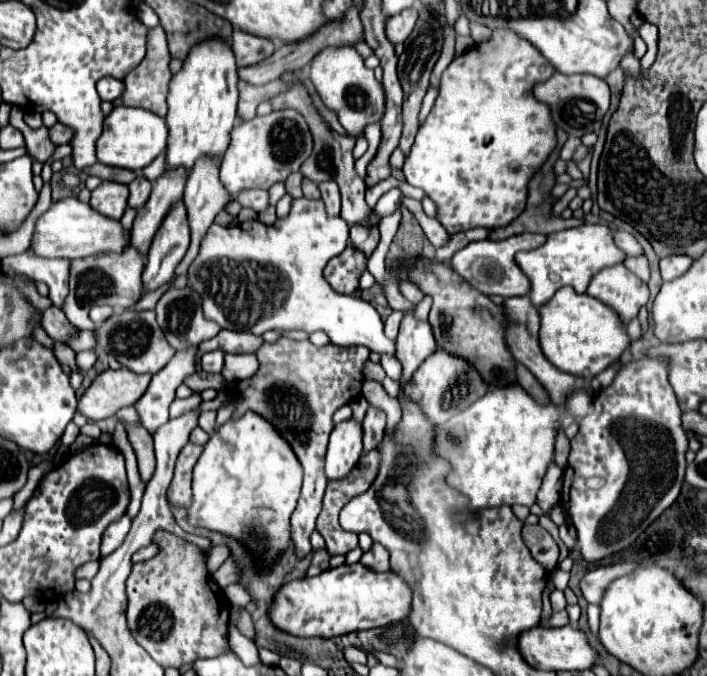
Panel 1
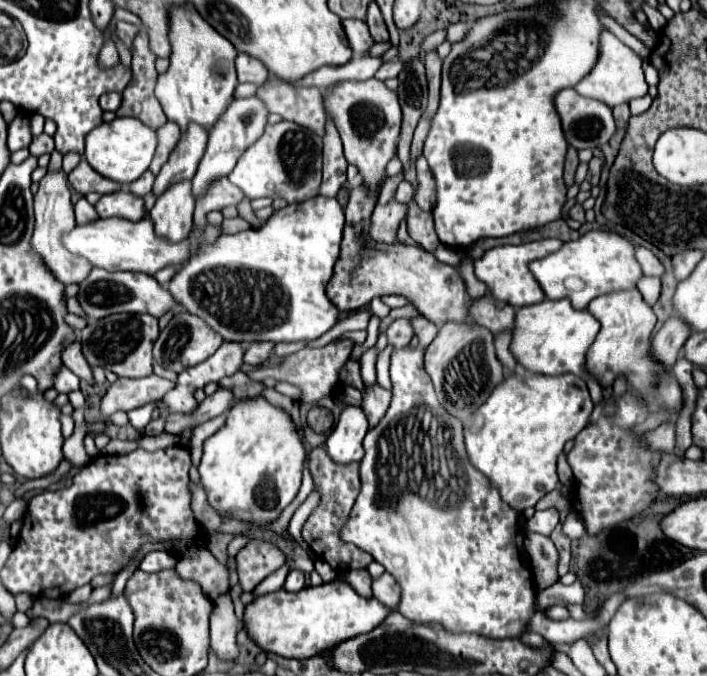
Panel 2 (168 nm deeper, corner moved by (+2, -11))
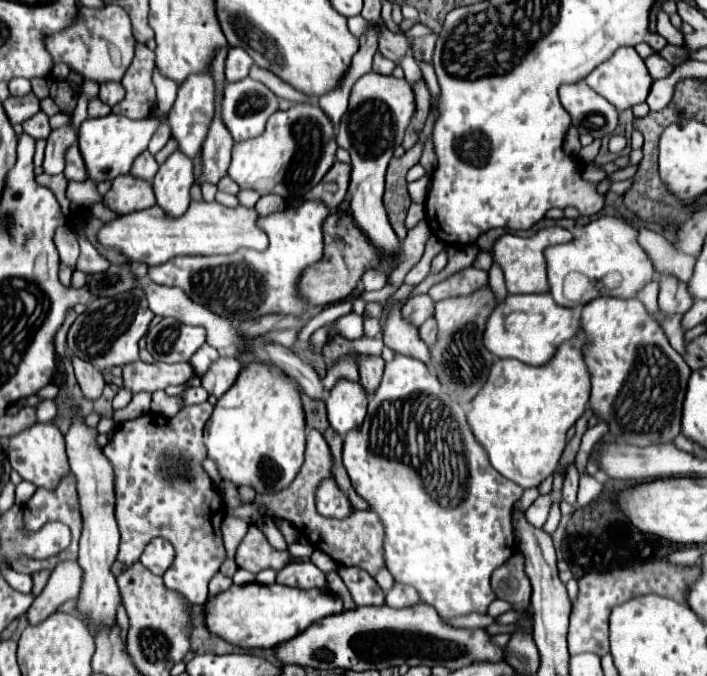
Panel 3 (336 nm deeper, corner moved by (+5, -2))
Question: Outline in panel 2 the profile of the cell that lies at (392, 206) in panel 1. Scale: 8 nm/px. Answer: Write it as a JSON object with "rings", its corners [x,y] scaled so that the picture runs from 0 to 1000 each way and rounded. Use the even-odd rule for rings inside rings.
{"rings":[[[570,268],[559,286],[559,294],[564,294],[564,300],[579,300],[584,291],[584,271]]]}

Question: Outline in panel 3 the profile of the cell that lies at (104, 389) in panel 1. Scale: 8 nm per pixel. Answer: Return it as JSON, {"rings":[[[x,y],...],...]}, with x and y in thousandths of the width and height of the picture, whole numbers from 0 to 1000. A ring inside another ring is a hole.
{"rings":[[[192,533],[175,541],[175,574],[187,583],[195,580],[221,580],[238,571],[255,571],[274,556],[274,547],[266,536],[260,538],[207,538]]]}

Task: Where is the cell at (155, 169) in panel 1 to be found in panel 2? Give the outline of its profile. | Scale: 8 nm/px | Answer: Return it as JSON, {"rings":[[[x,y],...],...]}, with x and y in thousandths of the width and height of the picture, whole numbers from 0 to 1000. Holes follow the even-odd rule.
{"rings":[[[236,176],[233,182],[231,182],[231,188],[225,188],[222,191],[222,203],[225,203],[225,212],[222,212],[222,223],[219,223],[219,232],[216,232],[216,238],[214,238],[214,253],[222,259],[225,256],[225,250],[231,247],[231,241],[236,238],[236,232],[239,232],[239,226],[245,223],[245,217],[250,214],[250,209],[253,209],[253,188],[250,188],[250,182],[245,182],[242,176]]]}

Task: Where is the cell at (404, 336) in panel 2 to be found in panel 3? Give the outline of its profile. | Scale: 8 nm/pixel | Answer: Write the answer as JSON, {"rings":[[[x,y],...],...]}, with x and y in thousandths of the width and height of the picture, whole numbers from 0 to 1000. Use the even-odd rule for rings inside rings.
{"rings":[[[605,435],[586,438],[569,453],[569,464],[574,476],[583,476],[583,482],[594,482],[600,473],[605,473],[614,464],[614,447]]]}

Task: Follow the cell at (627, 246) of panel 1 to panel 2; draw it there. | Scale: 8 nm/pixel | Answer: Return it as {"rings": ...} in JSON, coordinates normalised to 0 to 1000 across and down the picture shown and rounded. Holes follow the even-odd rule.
{"rings":[[[901,365],[898,368],[898,380],[909,395],[909,404],[918,410],[938,410],[941,395],[938,389],[929,383],[929,377],[924,371],[918,371],[915,365]]]}

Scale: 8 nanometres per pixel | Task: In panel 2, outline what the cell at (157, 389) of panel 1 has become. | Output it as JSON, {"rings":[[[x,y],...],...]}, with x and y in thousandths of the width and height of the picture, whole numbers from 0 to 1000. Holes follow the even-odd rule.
{"rings":[[[214,596],[214,599],[202,599],[202,602],[194,602],[194,605],[182,608],[182,611],[180,611],[182,626],[185,626],[191,635],[202,635],[202,632],[211,626],[214,611],[216,611],[216,605],[219,605],[219,602],[222,602],[222,599],[219,599],[219,596]]]}

